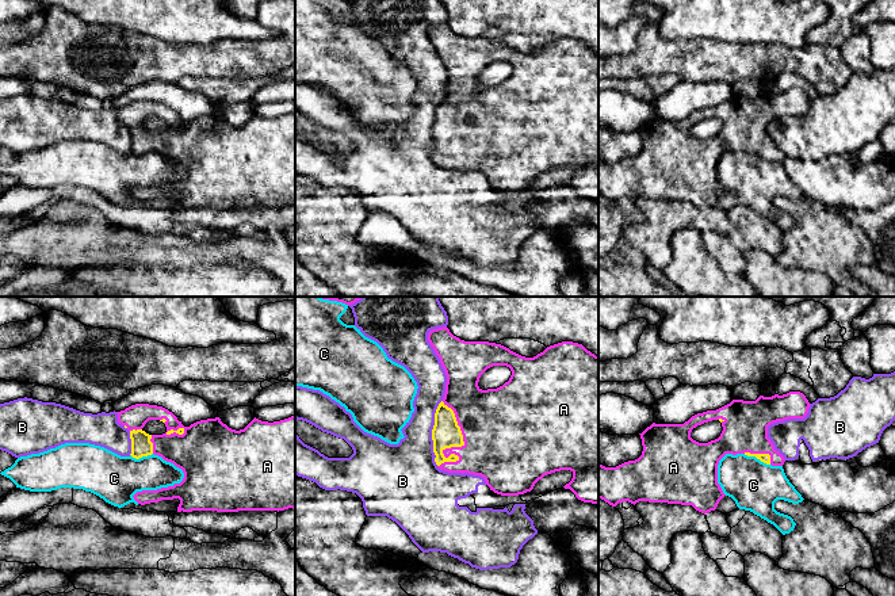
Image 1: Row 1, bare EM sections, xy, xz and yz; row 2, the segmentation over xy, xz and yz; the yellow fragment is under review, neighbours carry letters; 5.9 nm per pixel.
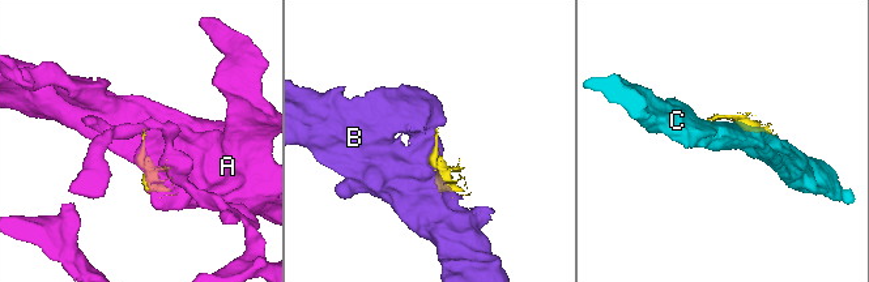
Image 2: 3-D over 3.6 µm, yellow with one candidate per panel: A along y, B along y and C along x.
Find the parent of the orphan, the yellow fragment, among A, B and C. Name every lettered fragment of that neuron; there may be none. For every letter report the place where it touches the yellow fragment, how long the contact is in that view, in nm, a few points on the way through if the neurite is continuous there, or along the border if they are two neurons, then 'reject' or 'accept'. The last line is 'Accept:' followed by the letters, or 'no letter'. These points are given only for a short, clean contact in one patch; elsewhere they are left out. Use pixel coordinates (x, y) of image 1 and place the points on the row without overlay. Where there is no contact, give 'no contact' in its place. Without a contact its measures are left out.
A: contact xz (455, 142); length 400 nm; accept
B: contact xz (432, 129); length 400 nm; reject
C: contact yz (757, 155); length 170 nm; reject
Accept: A

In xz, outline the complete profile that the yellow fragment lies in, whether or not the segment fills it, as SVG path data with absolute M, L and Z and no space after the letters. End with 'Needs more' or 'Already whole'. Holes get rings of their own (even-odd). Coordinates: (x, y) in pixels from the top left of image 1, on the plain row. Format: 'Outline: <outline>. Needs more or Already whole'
Outline: M447 23L432 26L428 30L428 38L433 43L436 51L447 72L445 89L435 110L435 122L432 126L435 158L440 167L448 169L468 169L485 175L486 182L501 192L519 192L531 188L535 180L544 172L570 167L573 175L563 184L570 186L575 194L584 199L598 202L598 53L588 47L582 41L573 38L562 38L547 43L543 49L533 54L521 53L509 45L489 38L464 38L454 33ZM493 62L506 62L512 72L508 79L497 85L482 87L478 83L481 72Z. Needs more

